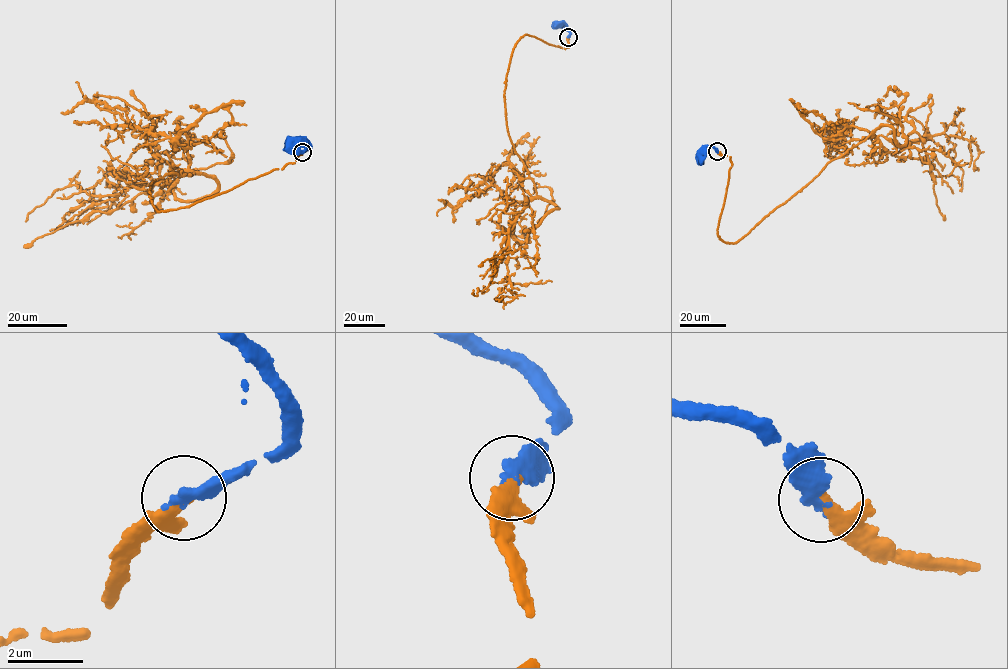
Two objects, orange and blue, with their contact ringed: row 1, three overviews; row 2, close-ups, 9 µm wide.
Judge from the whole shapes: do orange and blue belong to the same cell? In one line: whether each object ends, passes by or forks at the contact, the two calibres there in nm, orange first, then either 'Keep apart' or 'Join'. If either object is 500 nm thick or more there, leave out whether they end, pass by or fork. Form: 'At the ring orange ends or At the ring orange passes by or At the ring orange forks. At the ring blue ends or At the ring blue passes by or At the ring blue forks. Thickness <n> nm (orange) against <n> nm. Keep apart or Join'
At the ring orange ends. At the ring blue ends. Thickness 320 nm (orange) against 440 nm. Join

